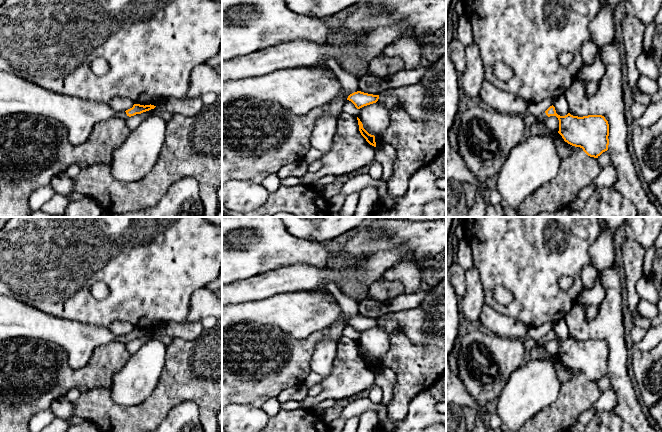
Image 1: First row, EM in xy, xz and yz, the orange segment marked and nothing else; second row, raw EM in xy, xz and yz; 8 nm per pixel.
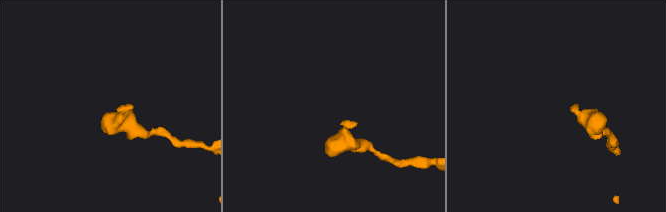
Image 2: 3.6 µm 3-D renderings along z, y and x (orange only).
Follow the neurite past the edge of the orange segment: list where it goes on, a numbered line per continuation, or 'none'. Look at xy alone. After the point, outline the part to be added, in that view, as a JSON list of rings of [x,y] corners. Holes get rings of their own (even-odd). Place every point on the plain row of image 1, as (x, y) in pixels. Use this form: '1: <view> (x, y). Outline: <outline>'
1: xy (78, 340). Outline: [[[0,295],[0,342],[16,338],[37,339],[49,342],[62,348],[71,368],[80,369],[91,359],[97,347],[111,342],[123,343],[129,340],[126,336],[116,336],[108,328],[80,323],[67,318],[52,316],[37,308],[6,295]]]

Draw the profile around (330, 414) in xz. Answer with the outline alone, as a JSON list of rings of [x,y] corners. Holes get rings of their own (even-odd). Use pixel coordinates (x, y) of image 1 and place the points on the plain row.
[[[334,405],[333,407],[327,408],[324,410],[323,421],[326,424],[338,419],[343,411],[343,407],[339,405]]]

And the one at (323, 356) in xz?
[[[328,336],[318,339],[311,359],[311,370],[316,372],[322,379],[329,376],[335,355],[336,341]]]

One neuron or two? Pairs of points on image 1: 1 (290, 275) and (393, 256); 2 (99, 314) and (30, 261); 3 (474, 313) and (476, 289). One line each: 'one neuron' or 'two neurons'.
1: one neuron
2: one neuron
3: one neuron

